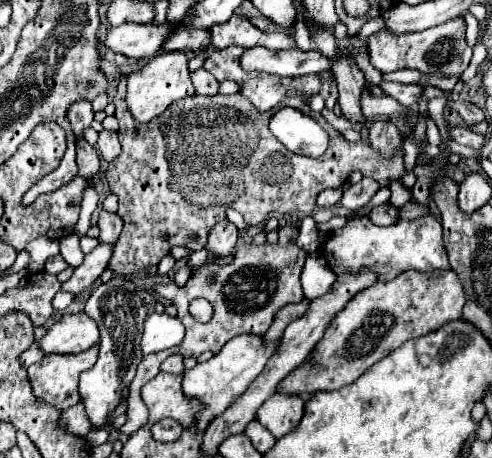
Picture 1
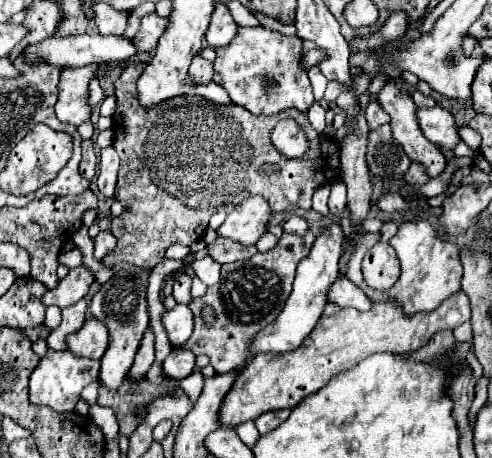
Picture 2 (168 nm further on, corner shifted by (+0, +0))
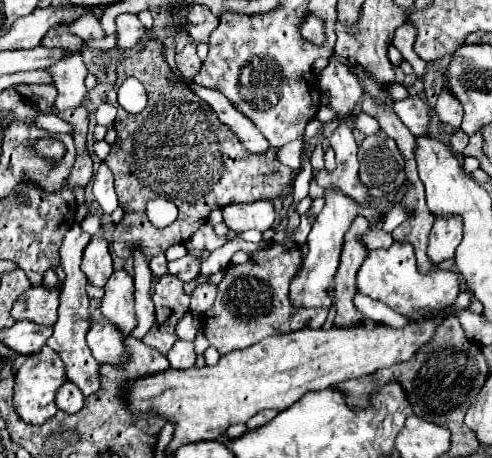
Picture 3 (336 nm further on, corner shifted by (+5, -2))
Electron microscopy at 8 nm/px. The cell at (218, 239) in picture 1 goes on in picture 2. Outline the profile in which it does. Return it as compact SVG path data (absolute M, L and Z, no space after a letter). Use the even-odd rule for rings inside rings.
M251 196L229 212L227 220L217 228L217 234L239 244L255 244L271 218L271 210L263 196Z

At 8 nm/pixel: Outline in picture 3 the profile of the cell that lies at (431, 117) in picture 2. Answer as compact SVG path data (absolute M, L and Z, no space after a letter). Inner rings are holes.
M408 96L404 100L394 102L394 112L404 122L404 126L412 130L414 136L426 134L426 126L428 126L428 118L430 118L426 100L418 98L418 96Z

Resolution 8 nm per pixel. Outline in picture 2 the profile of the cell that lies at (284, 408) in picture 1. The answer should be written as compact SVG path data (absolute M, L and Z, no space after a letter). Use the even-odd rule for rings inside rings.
M271 410L267 414L261 414L255 420L255 426L259 430L259 434L269 434L271 430L275 430L279 424L283 424L289 418L291 410Z

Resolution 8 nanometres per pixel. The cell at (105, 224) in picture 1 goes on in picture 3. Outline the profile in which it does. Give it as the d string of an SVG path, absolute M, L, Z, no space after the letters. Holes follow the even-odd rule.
M92 236L90 244L86 246L84 260L82 260L82 272L88 276L88 282L92 286L104 286L106 280L112 274L112 256L108 250L108 242L102 236Z

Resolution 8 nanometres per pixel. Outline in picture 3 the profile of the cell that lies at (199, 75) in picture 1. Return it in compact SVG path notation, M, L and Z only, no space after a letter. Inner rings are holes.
M186 44L184 46L184 50L180 50L178 54L176 54L176 68L178 68L178 72L184 76L184 78L188 78L188 80L192 80L196 74L198 74L198 68L200 68L200 58L198 58L198 54L196 54L196 46L194 44Z

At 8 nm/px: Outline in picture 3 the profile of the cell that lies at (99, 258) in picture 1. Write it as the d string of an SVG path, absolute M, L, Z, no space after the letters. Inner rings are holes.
M32 286L22 296L18 296L10 310L10 316L14 320L28 320L40 326L54 326L58 304L60 304L58 290L46 292L40 286Z

